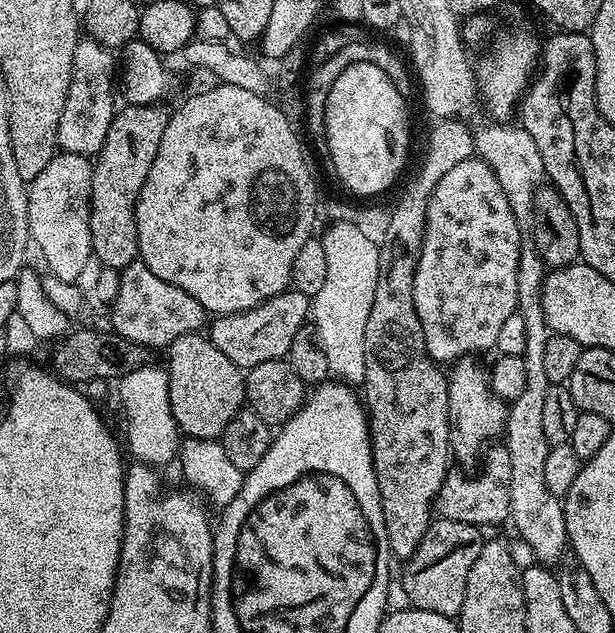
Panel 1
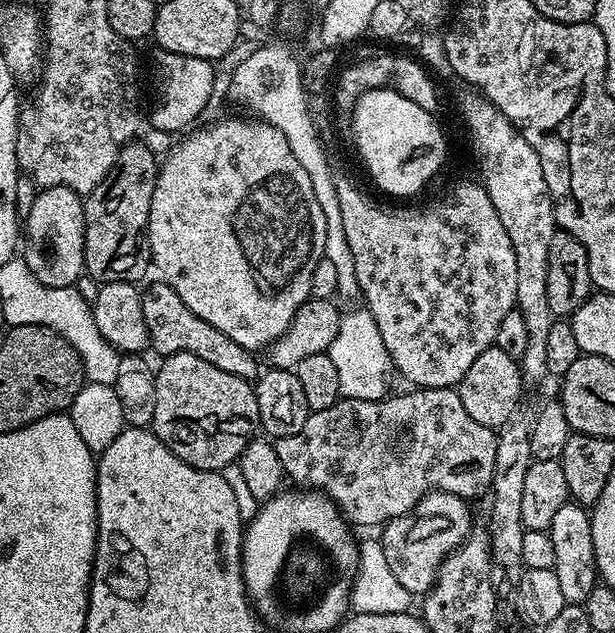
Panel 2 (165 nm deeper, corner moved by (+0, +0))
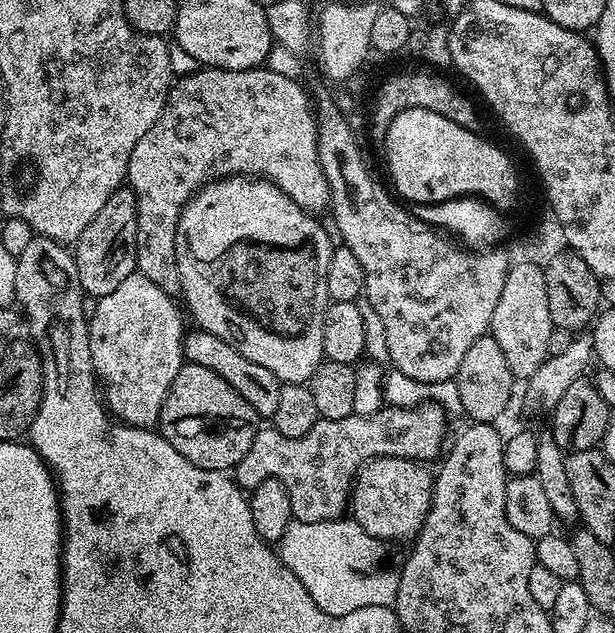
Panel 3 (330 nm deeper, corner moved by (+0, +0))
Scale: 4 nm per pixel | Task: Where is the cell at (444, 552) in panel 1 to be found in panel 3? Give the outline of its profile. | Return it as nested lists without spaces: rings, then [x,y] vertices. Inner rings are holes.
[[[378,456],[369,464],[364,464],[350,493],[351,519],[378,541],[415,541],[434,503],[434,476],[424,468],[427,467],[423,463],[393,456]]]

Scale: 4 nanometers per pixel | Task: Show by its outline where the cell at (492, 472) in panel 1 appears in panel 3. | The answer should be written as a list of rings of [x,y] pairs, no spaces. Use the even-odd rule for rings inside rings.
[[[427,402],[413,408],[383,406],[369,416],[353,414],[333,420],[319,419],[302,438],[286,438],[275,427],[261,427],[254,442],[250,442],[250,450],[246,450],[246,458],[236,464],[234,479],[245,490],[256,488],[263,480],[282,482],[286,494],[290,494],[293,520],[339,520],[349,511],[352,486],[364,464],[378,456],[417,462],[439,457],[448,432],[446,417],[444,408]]]

